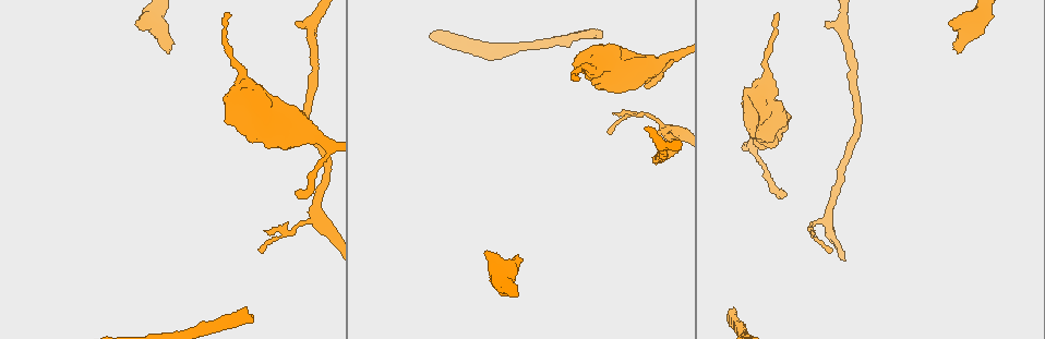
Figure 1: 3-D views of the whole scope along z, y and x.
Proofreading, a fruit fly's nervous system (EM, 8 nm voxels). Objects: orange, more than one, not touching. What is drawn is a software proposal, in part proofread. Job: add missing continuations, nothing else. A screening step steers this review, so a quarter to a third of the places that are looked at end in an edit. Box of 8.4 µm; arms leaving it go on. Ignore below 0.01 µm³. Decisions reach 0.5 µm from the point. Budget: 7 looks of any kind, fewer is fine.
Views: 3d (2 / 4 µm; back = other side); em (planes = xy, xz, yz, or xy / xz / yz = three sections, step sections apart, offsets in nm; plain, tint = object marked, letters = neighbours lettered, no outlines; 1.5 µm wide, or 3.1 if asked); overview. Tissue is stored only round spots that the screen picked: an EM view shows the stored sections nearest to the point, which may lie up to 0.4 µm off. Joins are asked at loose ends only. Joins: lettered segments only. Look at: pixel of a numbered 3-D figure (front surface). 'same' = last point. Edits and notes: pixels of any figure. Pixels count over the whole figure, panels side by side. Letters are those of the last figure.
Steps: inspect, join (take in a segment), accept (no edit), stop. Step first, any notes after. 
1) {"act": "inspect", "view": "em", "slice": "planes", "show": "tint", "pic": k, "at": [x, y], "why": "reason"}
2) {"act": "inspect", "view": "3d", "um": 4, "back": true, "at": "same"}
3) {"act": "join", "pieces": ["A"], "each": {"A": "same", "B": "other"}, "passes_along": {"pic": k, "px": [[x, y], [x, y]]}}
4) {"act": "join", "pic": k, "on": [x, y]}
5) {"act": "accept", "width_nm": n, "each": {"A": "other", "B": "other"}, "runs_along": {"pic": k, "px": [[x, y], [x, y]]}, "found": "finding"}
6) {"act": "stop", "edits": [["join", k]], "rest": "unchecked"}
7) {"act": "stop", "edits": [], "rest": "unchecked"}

{"act": "inspect", "view": "em", "slice": "planes", "show": "letters", "pic": 1, "at": [297, 193], "why": "thin end"}

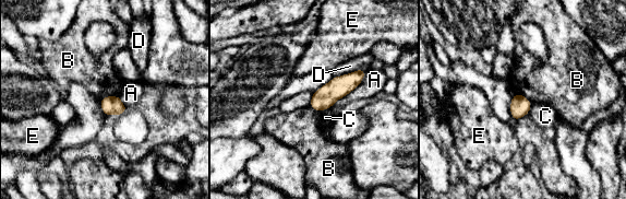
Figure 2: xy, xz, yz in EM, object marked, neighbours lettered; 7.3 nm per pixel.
{"act": "accept", "each": {"A": "other", "B": "other", "C": "other", "D": "other", "E": "other"}, "runs_along": {"pic": 2, "px": [[362, 71], [313, 104]]}, "found": "no lettered segment goes on from it"}

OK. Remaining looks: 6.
{"act": "inspect", "view": "em", "slice": "planes", "show": "tint", "pic": 1, "at": [609, 134], "why": "branch stops here"}

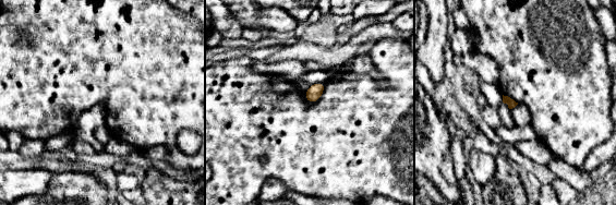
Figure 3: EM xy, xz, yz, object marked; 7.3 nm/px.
{"act": "inspect", "view": "em", "slice": "planes", "show": "letters", "at": "same"}

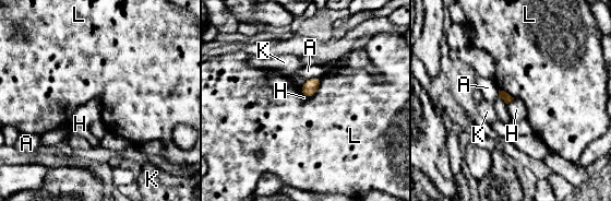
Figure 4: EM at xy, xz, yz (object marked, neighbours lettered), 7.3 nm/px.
{"act": "accept", "each": {"A": "other", "H": "other", "K": "other", "L": "other"}, "border": {"pic": 4, "px": [[322, 78], [316, 92], [307, 98]]}, "found": "no lettered segment goes on from it"}

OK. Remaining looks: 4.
{"act": "inspect", "view": "3d", "um": 4, "pic": 1, "at": [253, 319], "why": "end of a long branch"}

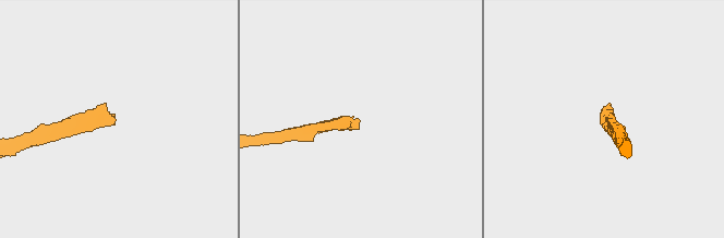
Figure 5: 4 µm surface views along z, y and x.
{"act": "inspect", "view": "em", "slice": "planes", "show": "letters", "pic": 5, "at": [116, 120], "why": "need the tissue"}

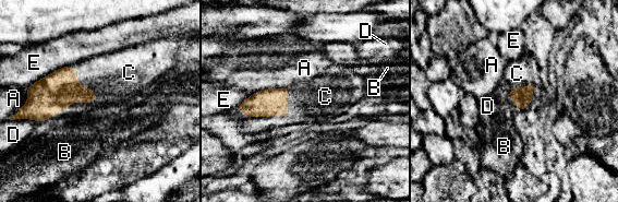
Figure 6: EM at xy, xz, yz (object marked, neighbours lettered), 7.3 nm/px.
{"act": "join", "pieces": ["C"], "width_nm": 130, "longest_contact_nm": ["E", 380], "each": {"A": "other", "B": "other", "C": "same", "D": "other", "E": "other"}, "found": "the neuron continues"}

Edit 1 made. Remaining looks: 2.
{"act": "stop", "edits": [["join", 6]], "rest": "unchecked"}

